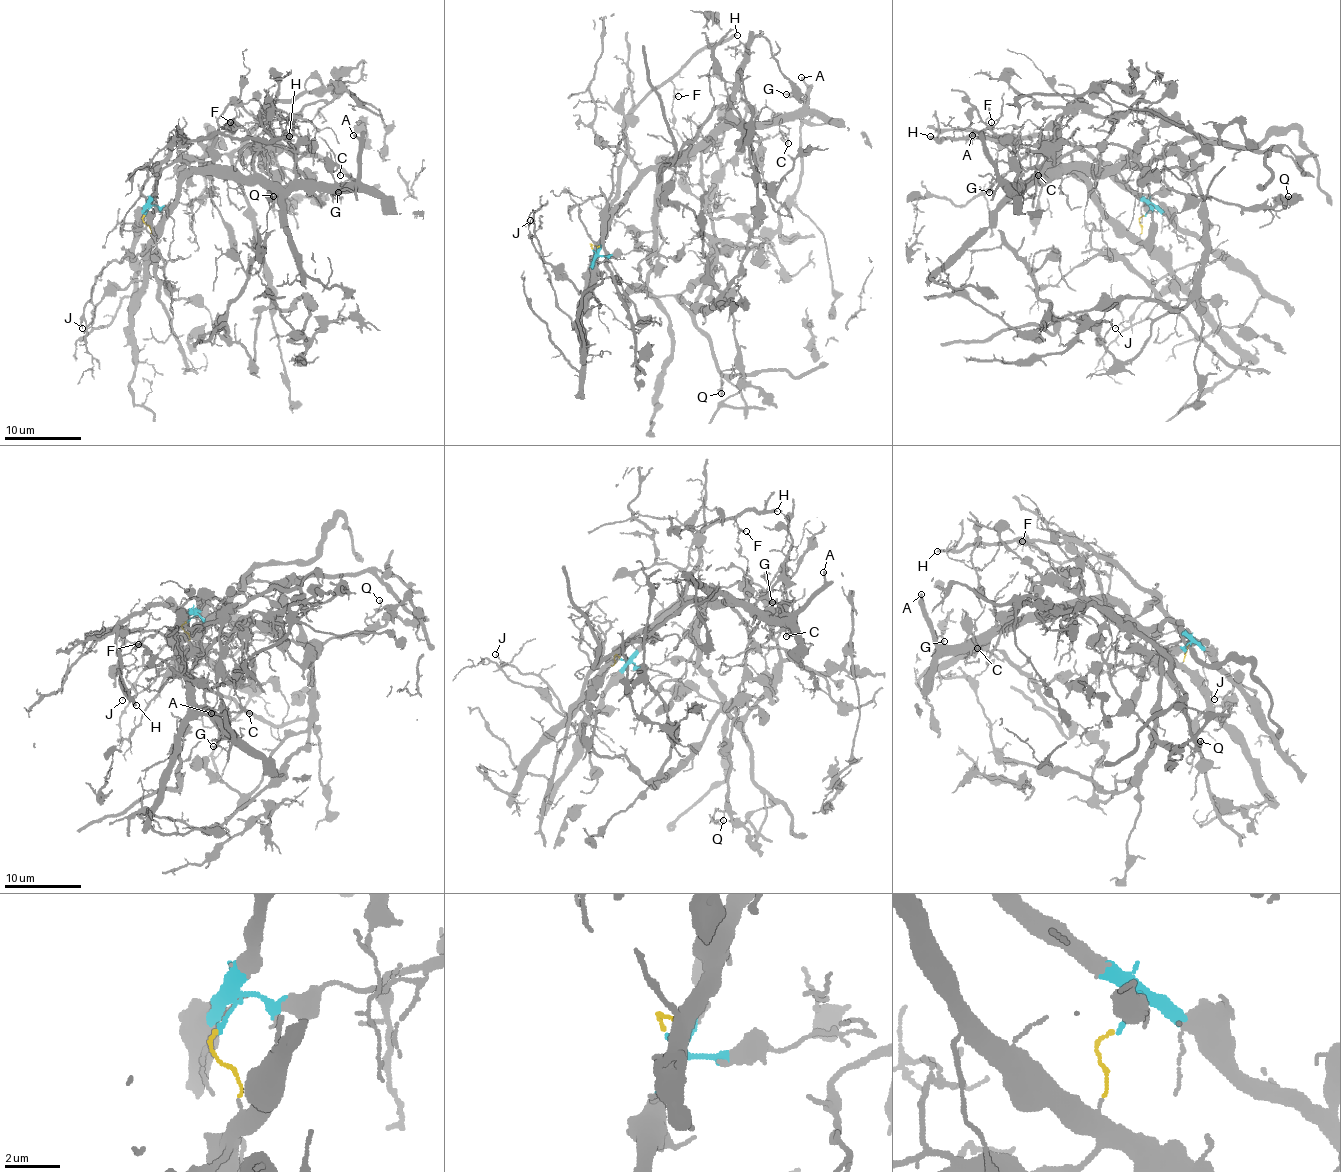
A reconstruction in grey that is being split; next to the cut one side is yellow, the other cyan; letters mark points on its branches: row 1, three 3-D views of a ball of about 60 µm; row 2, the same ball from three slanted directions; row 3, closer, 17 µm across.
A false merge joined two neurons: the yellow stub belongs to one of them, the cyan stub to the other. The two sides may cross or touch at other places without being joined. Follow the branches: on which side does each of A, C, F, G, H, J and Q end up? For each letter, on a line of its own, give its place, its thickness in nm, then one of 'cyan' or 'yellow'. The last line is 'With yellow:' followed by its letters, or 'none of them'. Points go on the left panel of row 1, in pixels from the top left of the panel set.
A: at (353, 135); 200 nm thick; yellow
C: at (340, 175); 140 nm thick; yellow
F: at (230, 122); 110 nm thick; cyan
G: at (338, 192); 130 nm thick; yellow
H: at (289, 136); 280 nm thick; cyan
J: at (82, 328); 100 nm thick; cyan
Q: at (273, 196); 110 nm thick; yellow
With yellow: A, C, G, Q

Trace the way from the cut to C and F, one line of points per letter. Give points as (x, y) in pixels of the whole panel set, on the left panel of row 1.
C: (144, 215), (153, 236), (192, 173), (261, 175), (280, 185), (333, 183), (337, 168), (339, 175)
F: (146, 215), (155, 169), (176, 137), (199, 141), (220, 133), (230, 122)

